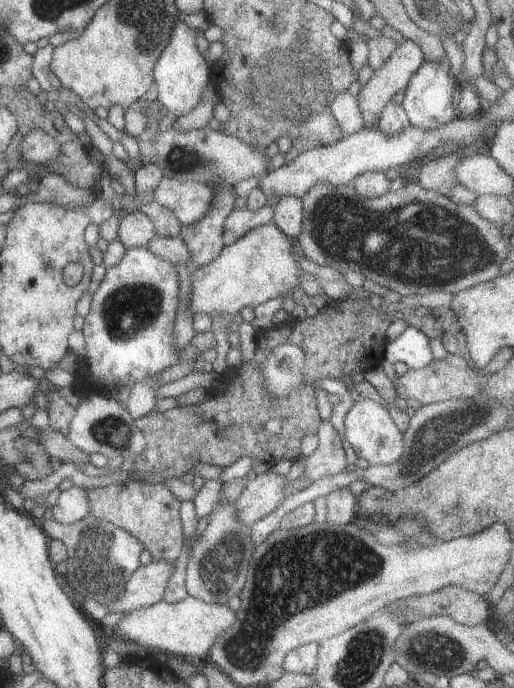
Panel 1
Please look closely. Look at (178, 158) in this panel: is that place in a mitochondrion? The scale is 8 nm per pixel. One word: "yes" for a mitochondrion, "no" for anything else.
yes

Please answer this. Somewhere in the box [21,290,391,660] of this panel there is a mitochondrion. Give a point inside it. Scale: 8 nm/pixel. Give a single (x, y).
(90, 565)

